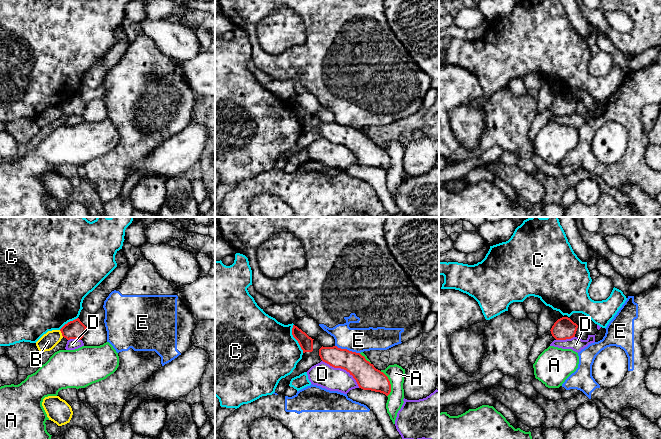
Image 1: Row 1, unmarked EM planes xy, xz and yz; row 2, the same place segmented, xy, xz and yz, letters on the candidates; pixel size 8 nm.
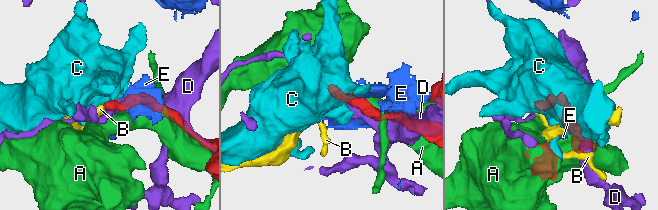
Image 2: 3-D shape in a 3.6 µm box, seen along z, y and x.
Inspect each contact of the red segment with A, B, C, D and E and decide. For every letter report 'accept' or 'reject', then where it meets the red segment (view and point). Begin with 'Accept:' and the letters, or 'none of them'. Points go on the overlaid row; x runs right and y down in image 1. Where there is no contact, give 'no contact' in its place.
Accept: none of them
A: reject | xz (389, 383)
B: reject | xy (61, 332)
C: reject | xz (294, 337)
D: reject | xz (343, 368)
E: reject | xz (346, 349)

